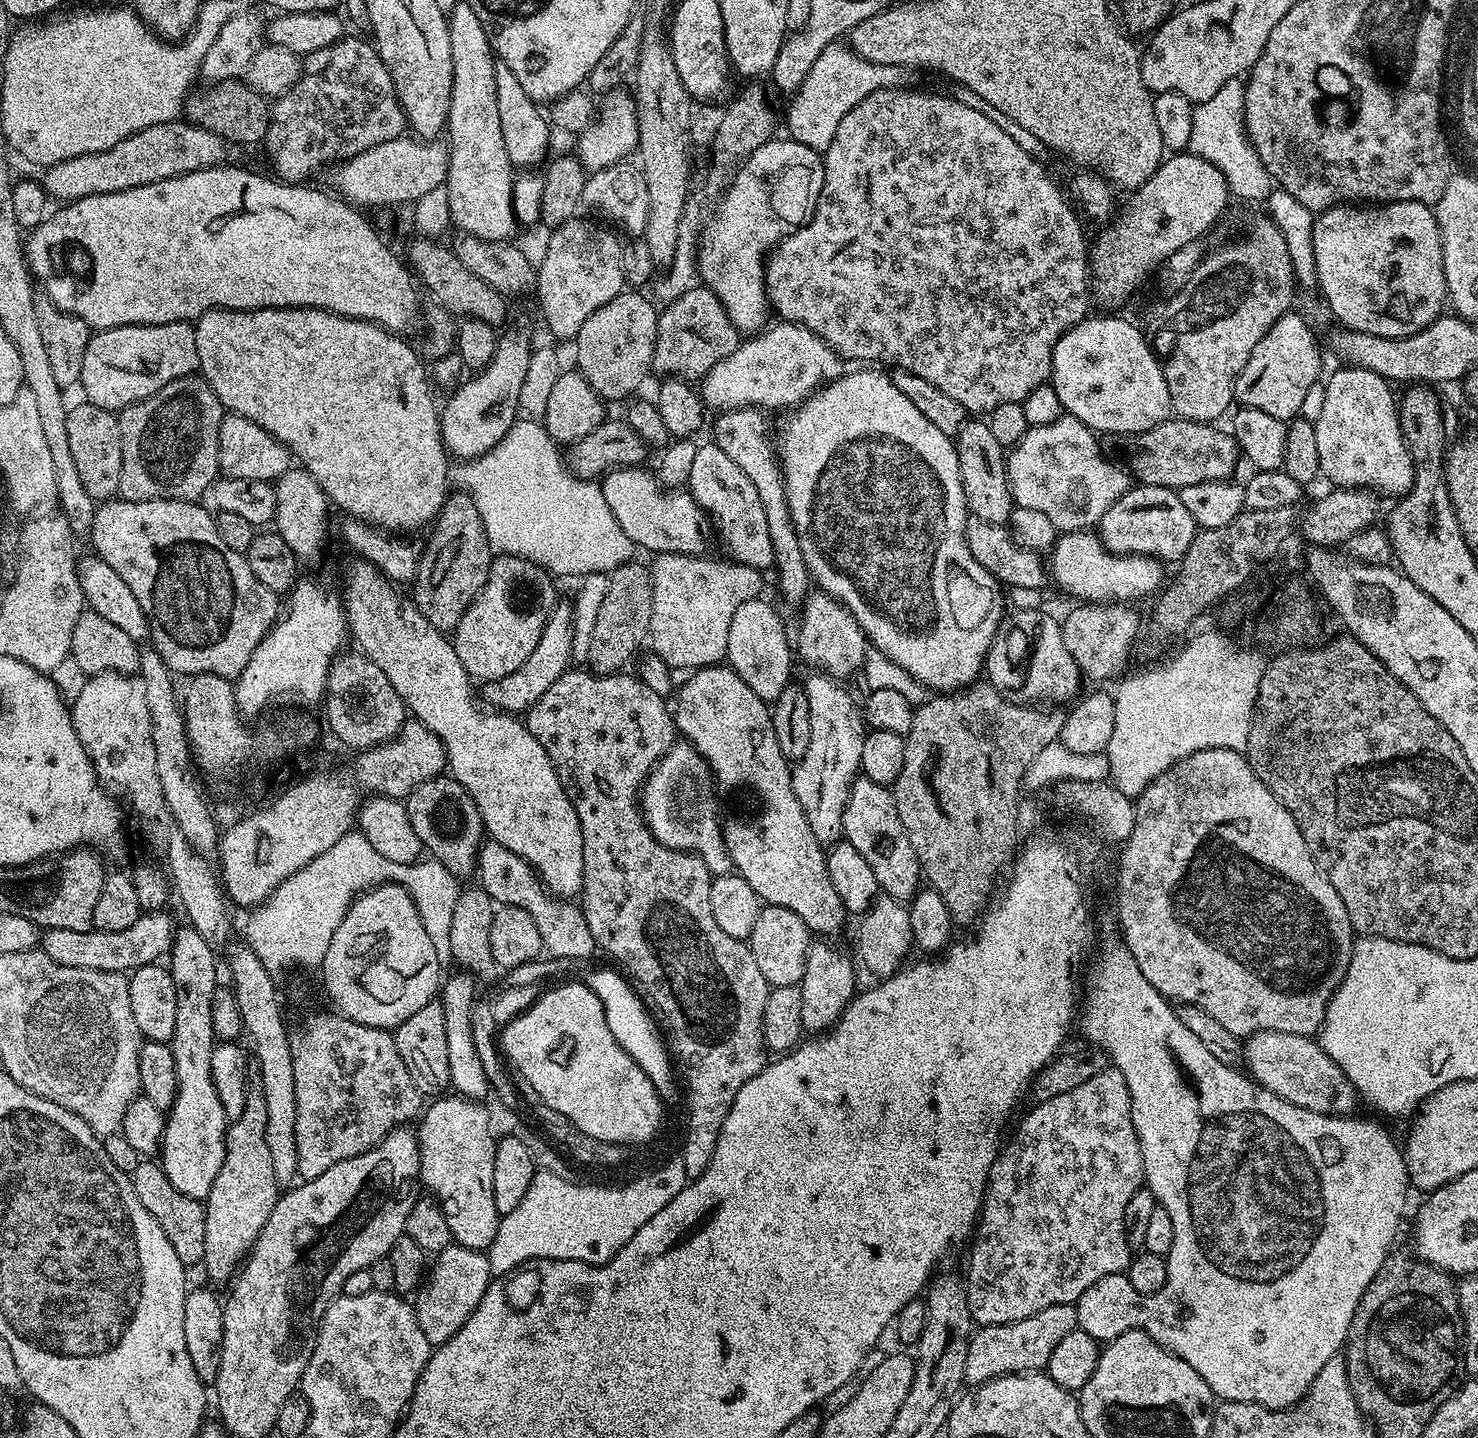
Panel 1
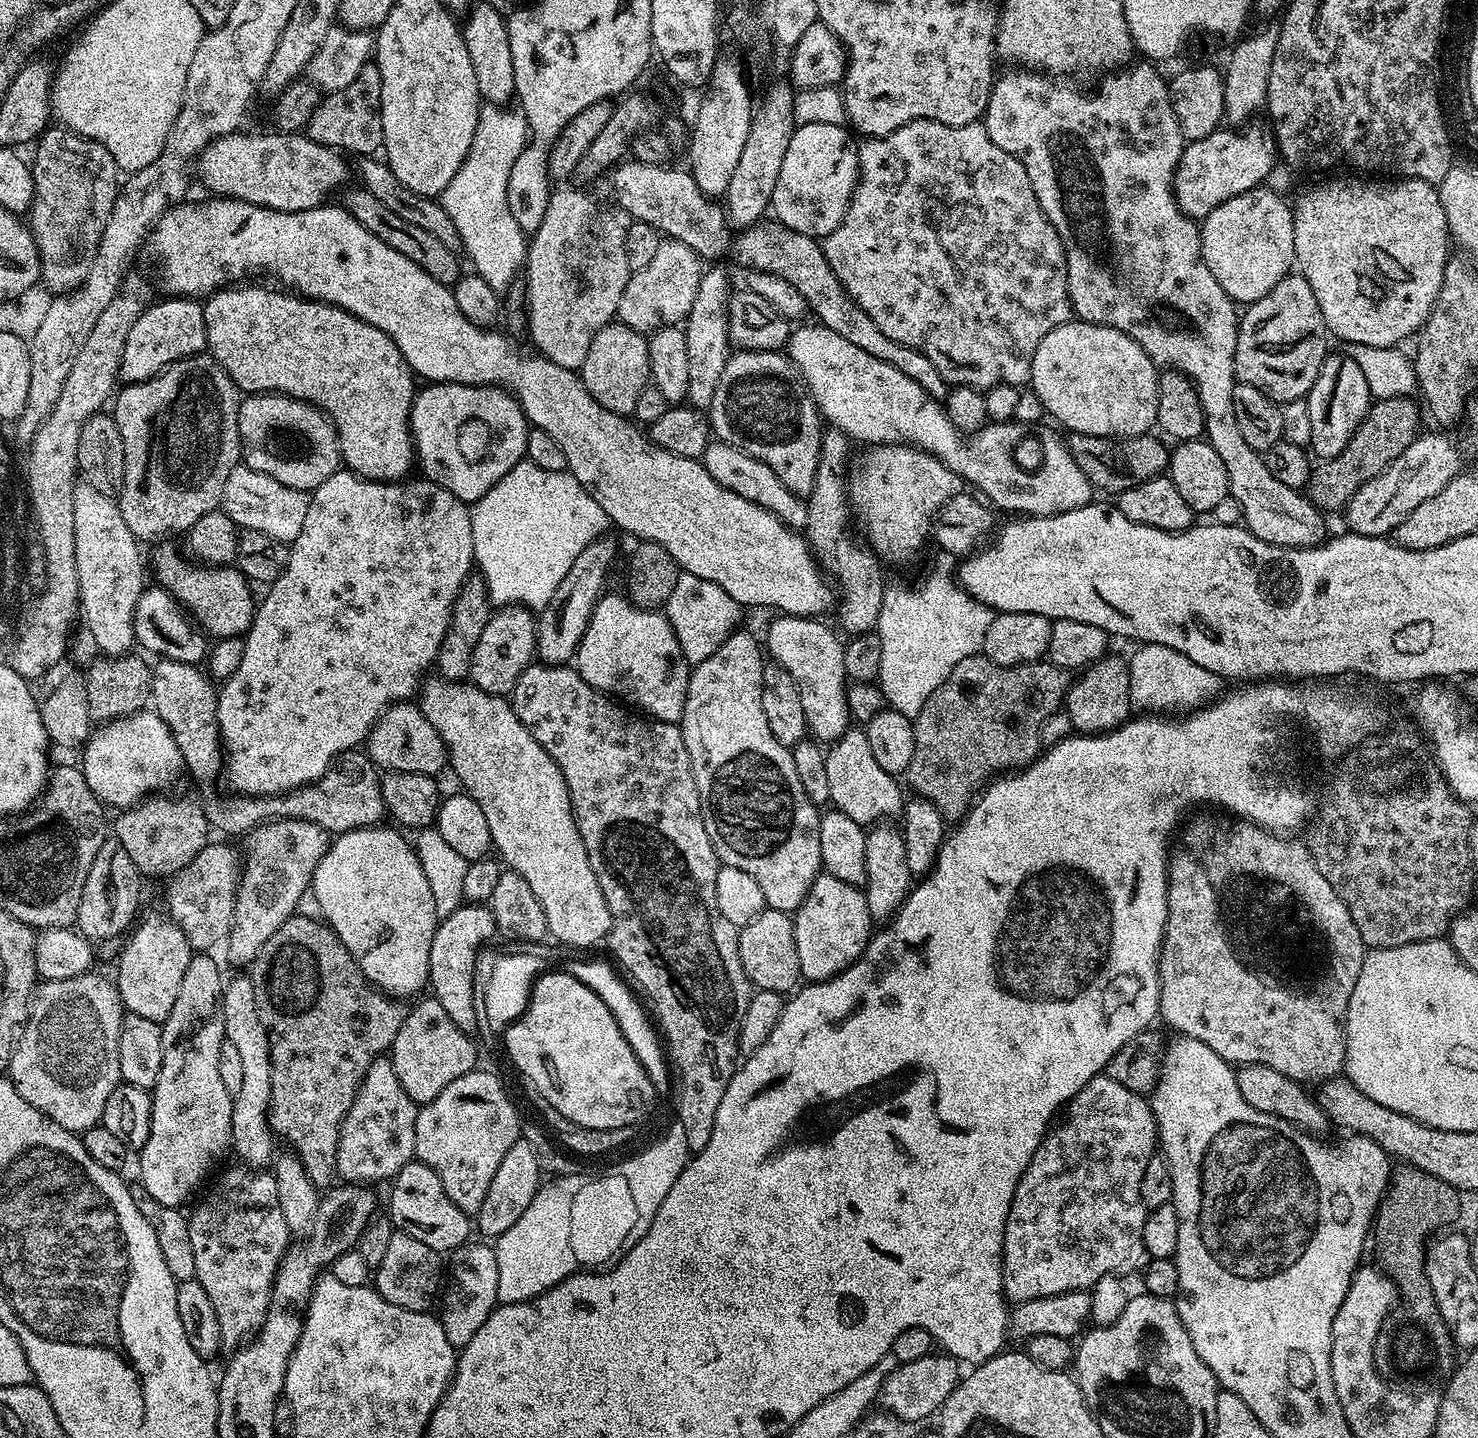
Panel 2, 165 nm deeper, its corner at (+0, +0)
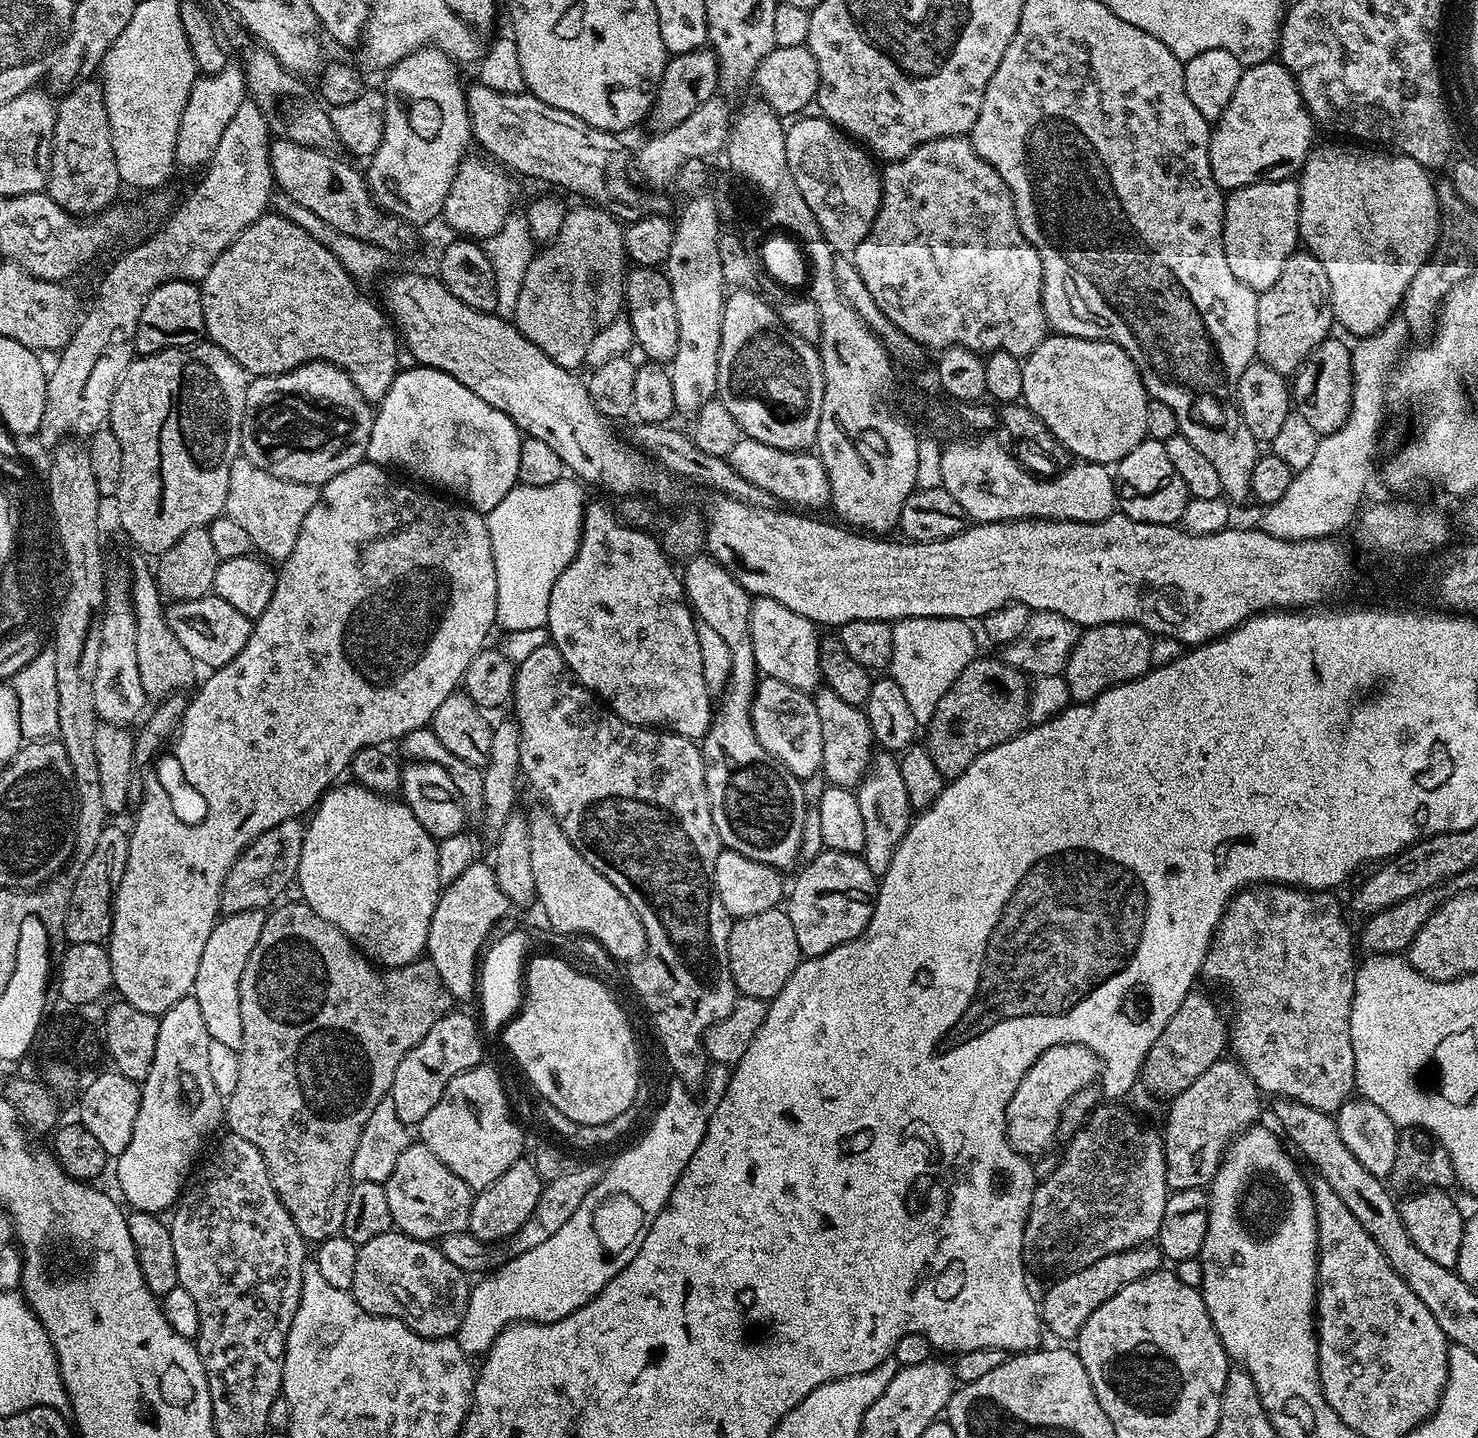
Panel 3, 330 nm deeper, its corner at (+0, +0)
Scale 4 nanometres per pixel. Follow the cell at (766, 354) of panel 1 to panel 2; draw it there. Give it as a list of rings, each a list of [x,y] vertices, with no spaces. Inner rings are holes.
[[[811,323],[804,324],[797,332],[795,329],[791,333],[786,345],[786,355],[800,373],[801,380],[807,384],[808,392],[812,395],[821,417],[827,423],[829,420],[832,423],[829,425],[833,429],[843,432],[853,441],[866,440],[868,444],[910,444],[919,448],[921,452],[937,456],[957,478],[961,481],[969,480],[973,484],[971,487],[989,505],[997,509],[1000,507],[1004,512],[1012,512],[1008,514],[1053,516],[1093,503],[1092,484],[1086,478],[1086,474],[1078,470],[1078,462],[1070,458],[1070,450],[1062,436],[1059,436],[1061,435],[1059,431],[1041,434],[1044,453],[1040,456],[1040,468],[1027,472],[1026,469],[1019,468],[1015,458],[1012,457],[1012,451],[1016,448],[1016,431],[1018,431],[1015,423],[989,422],[966,438],[965,433],[958,431],[954,422],[950,422],[945,405],[930,394],[926,394],[922,386],[918,386],[918,382],[906,378],[902,370],[894,370],[894,366],[874,358],[874,354],[866,354],[866,350],[858,350],[854,342],[846,342],[842,334],[834,334],[834,330],[824,327],[823,324]]]

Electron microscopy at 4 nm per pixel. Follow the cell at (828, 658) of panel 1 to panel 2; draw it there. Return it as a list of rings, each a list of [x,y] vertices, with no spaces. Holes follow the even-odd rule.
[[[828,430],[820,438],[820,461],[816,471],[816,481],[812,487],[812,493],[806,497],[808,513],[806,514],[806,526],[802,530],[808,541],[808,547],[816,558],[816,563],[833,581],[840,580],[838,584],[838,608],[840,604],[840,624],[848,631],[848,634],[868,634],[873,631],[878,622],[878,610],[882,610],[882,598],[886,587],[882,561],[871,547],[865,546],[859,539],[848,533],[848,518],[850,522],[850,503],[848,501],[848,490],[846,487],[846,474],[844,467],[848,464],[849,437],[839,430]]]

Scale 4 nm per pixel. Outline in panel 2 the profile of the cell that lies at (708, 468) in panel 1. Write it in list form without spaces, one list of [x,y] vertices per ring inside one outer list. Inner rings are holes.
[[[713,439],[706,446],[702,457],[704,469],[726,490],[734,490],[742,498],[752,500],[758,506],[770,510],[788,528],[803,530],[806,526],[807,503],[801,497],[794,495],[786,486],[782,486],[782,480],[766,462],[738,450],[732,444],[726,444],[723,440]]]

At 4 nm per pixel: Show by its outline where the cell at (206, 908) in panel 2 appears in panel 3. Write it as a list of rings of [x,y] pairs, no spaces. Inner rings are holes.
[[[299,819],[283,820],[278,826],[266,830],[266,834],[252,841],[251,846],[236,859],[224,880],[224,889],[220,895],[221,913],[233,914],[255,908],[267,909],[281,899],[279,896],[291,884],[293,887],[300,870],[304,841],[305,825],[300,823]]]

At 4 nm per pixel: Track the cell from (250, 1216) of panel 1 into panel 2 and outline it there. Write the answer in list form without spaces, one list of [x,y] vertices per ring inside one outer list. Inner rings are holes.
[[[251,975],[236,976],[224,985],[222,994],[222,1022],[224,1038],[234,1042],[242,1065],[242,1087],[232,1098],[232,1142],[231,1147],[241,1156],[249,1168],[264,1170],[273,1163],[272,1140],[274,1133],[268,1125],[270,1110],[270,1042],[262,1018],[258,1018],[258,1002],[254,998]]]

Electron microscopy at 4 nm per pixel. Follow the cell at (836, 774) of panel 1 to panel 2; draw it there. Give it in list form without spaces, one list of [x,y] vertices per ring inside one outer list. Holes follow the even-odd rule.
[[[787,614],[779,618],[781,620],[774,621],[768,628],[767,655],[782,665],[790,678],[794,678],[802,698],[802,714],[808,723],[807,731],[820,742],[837,740],[850,728],[846,706],[848,690],[844,675],[844,644],[823,624],[823,619]]]

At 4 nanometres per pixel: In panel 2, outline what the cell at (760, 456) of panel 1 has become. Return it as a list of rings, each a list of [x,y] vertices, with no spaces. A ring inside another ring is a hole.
[[[733,351],[706,416],[715,439],[766,462],[794,495],[806,498],[812,493],[820,461],[822,417],[807,384],[783,351]]]

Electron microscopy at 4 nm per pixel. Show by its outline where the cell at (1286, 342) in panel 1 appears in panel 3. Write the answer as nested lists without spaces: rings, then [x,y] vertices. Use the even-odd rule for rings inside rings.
[[[1297,250],[1290,258],[1286,258],[1282,274],[1269,289],[1259,293],[1258,302],[1258,346],[1256,354],[1259,363],[1270,366],[1281,372],[1285,378],[1299,372],[1301,364],[1308,359],[1308,355],[1324,340],[1329,339],[1332,319],[1332,303],[1330,302],[1330,282],[1326,278],[1326,270],[1322,270],[1322,262],[1307,250]]]

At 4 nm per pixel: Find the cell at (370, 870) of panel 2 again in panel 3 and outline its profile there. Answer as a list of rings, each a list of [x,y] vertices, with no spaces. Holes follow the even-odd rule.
[[[355,782],[341,783],[339,786],[333,786],[320,797],[318,807],[311,813],[310,819],[307,821],[304,830],[304,841],[302,842],[302,858],[300,859],[300,870],[298,873],[298,888],[300,884],[300,892],[303,903],[309,904],[314,911],[322,918],[326,918],[326,922],[330,922],[334,926],[338,926],[338,930],[342,930],[348,935],[349,940],[368,957],[369,960],[377,965],[383,966],[385,969],[401,968],[407,964],[412,964],[425,955],[428,947],[428,935],[430,934],[430,922],[434,918],[434,910],[440,901],[442,885],[440,875],[438,874],[438,850],[436,849],[437,841],[422,826],[422,822],[418,822],[418,818],[414,818],[414,814],[408,809],[408,805],[396,798],[380,796],[376,792],[366,790],[362,785]]]

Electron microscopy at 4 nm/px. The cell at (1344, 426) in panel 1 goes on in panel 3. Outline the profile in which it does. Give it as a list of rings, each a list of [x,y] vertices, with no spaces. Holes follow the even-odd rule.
[[[1335,338],[1324,340],[1308,355],[1308,359],[1301,364],[1299,372],[1295,373],[1290,384],[1290,395],[1294,401],[1295,411],[1300,412],[1302,418],[1306,418],[1306,422],[1310,422],[1310,426],[1314,426],[1314,430],[1320,437],[1331,432],[1337,432],[1350,414],[1350,402],[1352,401],[1352,348],[1349,345],[1344,345],[1340,340],[1335,340]]]

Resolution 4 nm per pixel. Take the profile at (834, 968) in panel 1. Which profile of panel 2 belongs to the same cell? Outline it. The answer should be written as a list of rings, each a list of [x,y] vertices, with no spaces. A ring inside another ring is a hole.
[[[827,874],[817,876],[810,886],[802,906],[794,913],[792,925],[800,975],[808,982],[829,980],[849,968],[874,935],[874,921],[866,906],[863,887]]]

